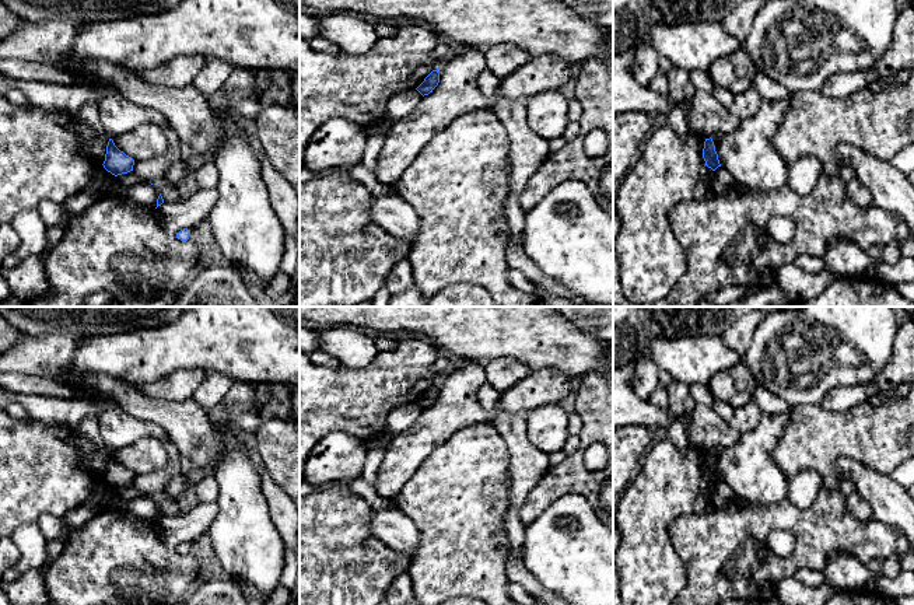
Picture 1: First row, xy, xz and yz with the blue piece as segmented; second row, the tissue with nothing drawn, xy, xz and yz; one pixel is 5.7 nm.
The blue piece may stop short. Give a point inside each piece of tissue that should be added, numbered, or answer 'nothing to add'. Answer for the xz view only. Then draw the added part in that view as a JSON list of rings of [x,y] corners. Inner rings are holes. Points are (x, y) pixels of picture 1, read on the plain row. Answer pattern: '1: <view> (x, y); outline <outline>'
nothing to add

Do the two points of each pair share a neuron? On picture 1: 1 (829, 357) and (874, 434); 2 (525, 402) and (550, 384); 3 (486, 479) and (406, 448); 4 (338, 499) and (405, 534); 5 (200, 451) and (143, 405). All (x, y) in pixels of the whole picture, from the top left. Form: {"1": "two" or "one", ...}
{"1": "two", "2": "one", "3": "two", "4": "two", "5": "one"}

